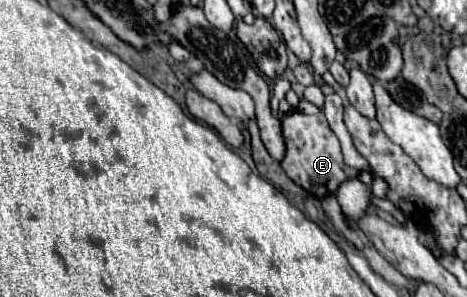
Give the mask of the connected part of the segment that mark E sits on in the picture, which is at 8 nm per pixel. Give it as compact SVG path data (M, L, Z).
M299 110L287 114L283 120L283 136L285 136L285 146L287 146L287 154L281 162L285 174L299 184L303 190L307 190L309 194L315 194L317 198L325 198L335 194L335 188L357 176L357 170L347 166L343 162L343 154L341 154L341 146L337 136L333 134L333 130L327 124L327 118L323 112L315 114L315 116L307 116Z

